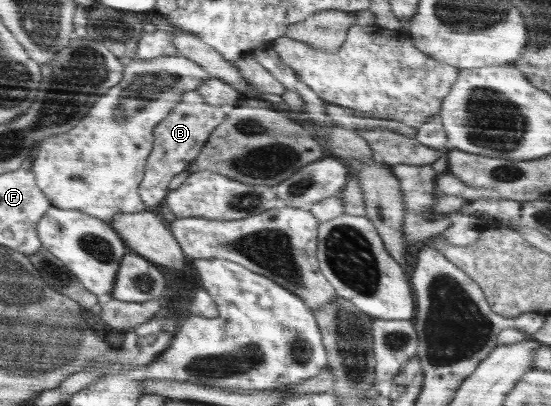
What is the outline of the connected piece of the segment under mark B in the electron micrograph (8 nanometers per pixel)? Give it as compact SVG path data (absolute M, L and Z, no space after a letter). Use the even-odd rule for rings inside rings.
M195 90L184 92L172 111L156 125L153 131L153 148L147 157L145 172L138 193L148 209L157 210L168 195L170 181L182 173L197 158L214 129L225 120L227 110L218 109L204 101Z

